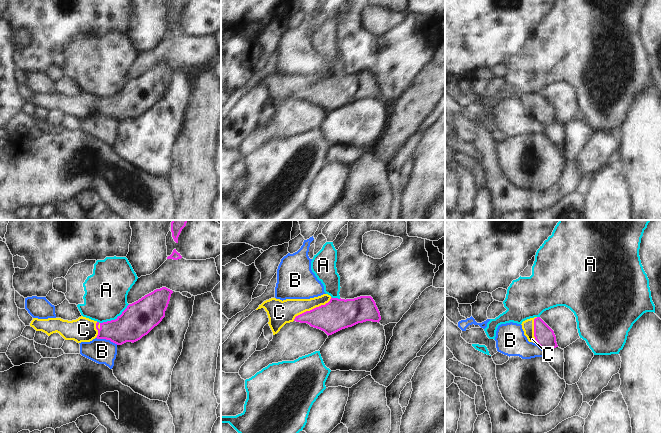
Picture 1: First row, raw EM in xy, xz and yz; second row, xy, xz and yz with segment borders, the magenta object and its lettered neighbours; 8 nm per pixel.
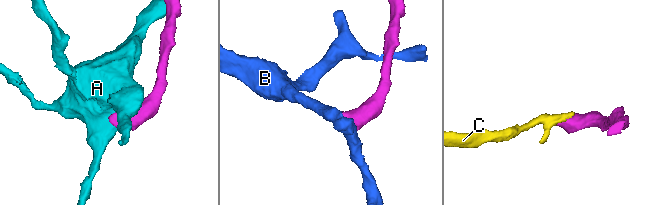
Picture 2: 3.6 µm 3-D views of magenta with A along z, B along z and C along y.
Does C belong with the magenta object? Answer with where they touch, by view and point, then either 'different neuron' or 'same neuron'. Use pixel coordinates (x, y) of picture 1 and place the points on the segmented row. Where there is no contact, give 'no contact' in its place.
meets magenta in xz at (312, 309); same neuron

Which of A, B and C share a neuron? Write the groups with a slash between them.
A / B / C

